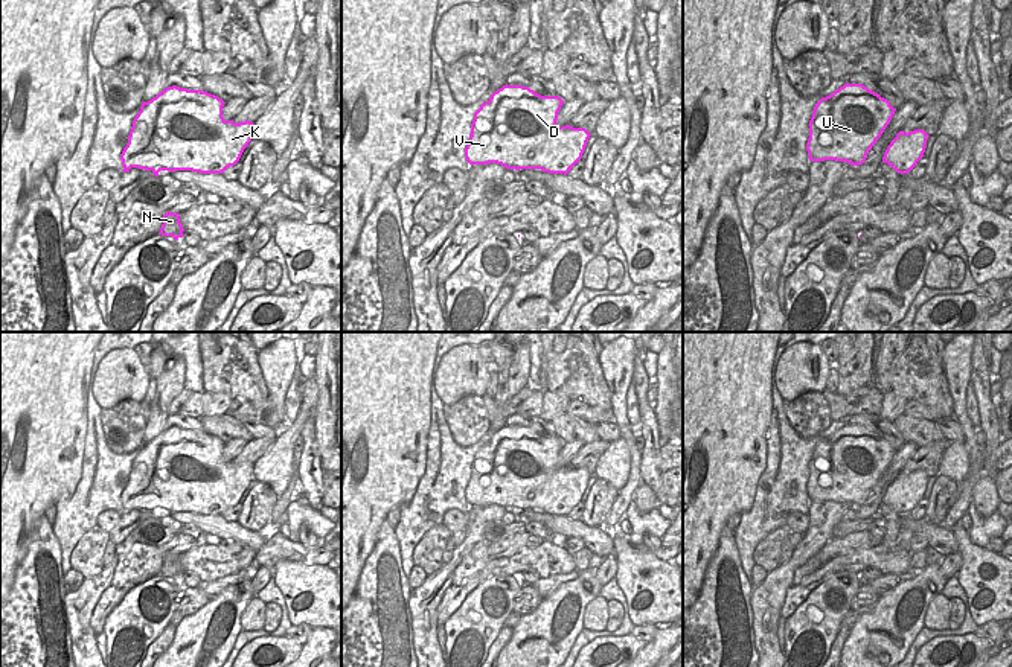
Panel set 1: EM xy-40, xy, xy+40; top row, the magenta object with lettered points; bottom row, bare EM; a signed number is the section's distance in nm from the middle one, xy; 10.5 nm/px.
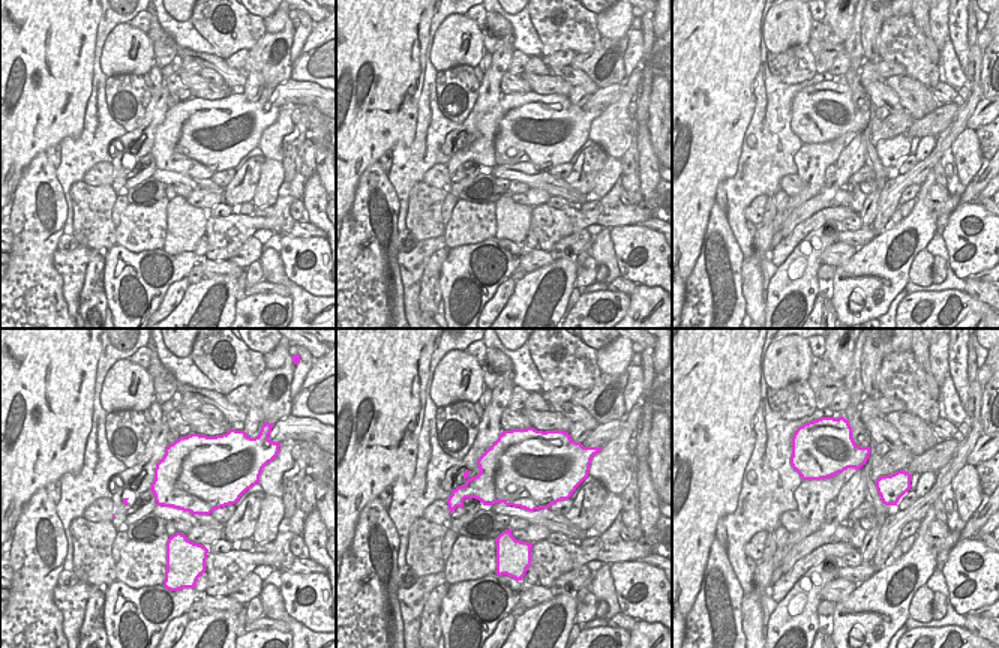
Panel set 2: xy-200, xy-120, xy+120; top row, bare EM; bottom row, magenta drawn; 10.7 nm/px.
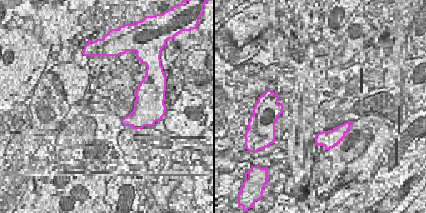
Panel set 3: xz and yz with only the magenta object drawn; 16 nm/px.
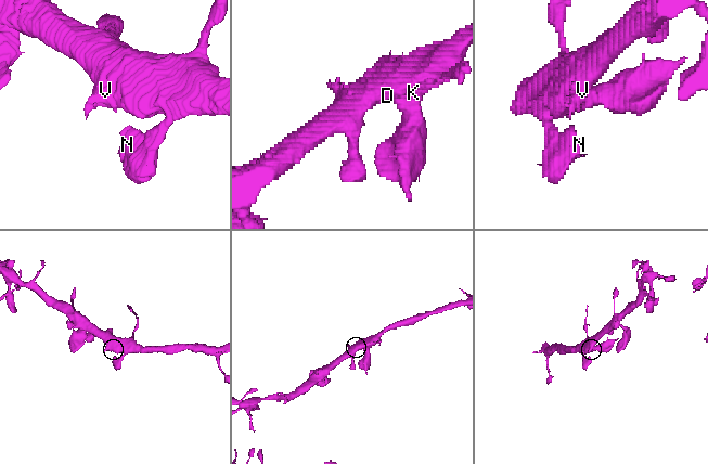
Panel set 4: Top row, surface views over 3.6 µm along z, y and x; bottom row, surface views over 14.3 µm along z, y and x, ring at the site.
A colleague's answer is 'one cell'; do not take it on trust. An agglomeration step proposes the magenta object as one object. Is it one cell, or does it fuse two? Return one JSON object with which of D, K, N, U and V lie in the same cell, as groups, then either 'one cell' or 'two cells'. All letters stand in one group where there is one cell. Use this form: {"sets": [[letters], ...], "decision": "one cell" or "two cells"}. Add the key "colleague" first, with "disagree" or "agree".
{"colleague": "agree", "sets": [["D", "K", "N", "U", "V"]], "decision": "one cell"}

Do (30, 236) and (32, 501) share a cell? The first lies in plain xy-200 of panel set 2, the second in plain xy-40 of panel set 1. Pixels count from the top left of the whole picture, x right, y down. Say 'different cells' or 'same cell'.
different cells

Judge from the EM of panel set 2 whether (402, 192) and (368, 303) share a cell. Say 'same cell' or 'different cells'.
different cells

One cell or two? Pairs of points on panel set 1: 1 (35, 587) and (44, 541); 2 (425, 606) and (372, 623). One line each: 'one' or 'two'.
1: one
2: two

